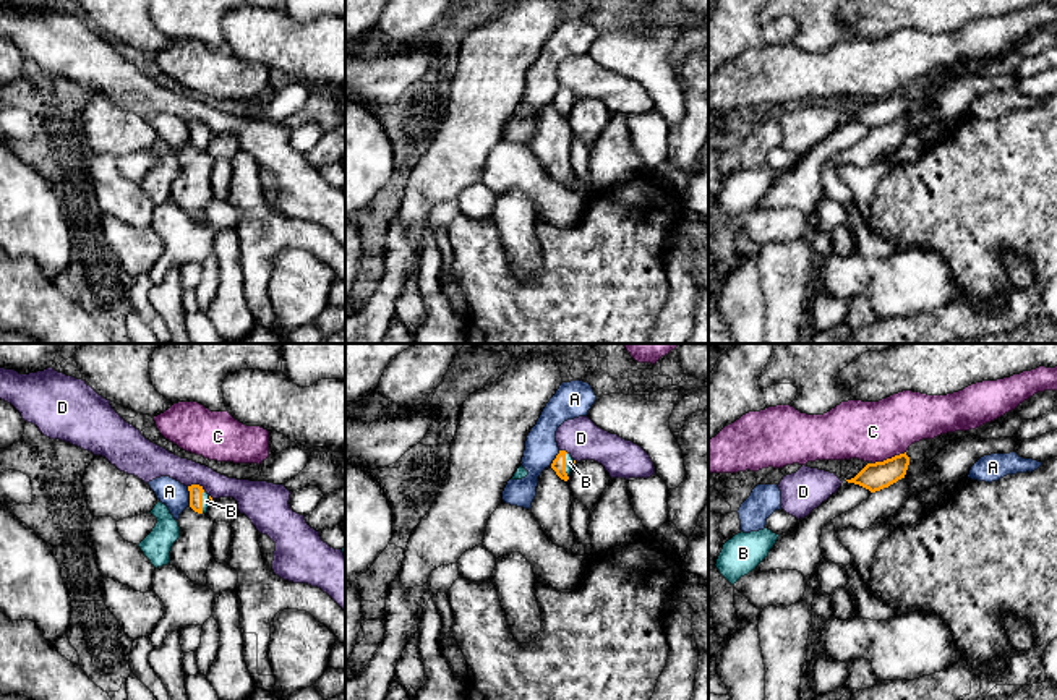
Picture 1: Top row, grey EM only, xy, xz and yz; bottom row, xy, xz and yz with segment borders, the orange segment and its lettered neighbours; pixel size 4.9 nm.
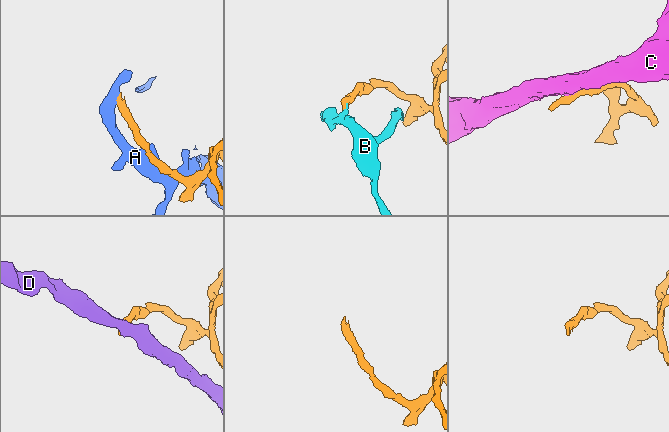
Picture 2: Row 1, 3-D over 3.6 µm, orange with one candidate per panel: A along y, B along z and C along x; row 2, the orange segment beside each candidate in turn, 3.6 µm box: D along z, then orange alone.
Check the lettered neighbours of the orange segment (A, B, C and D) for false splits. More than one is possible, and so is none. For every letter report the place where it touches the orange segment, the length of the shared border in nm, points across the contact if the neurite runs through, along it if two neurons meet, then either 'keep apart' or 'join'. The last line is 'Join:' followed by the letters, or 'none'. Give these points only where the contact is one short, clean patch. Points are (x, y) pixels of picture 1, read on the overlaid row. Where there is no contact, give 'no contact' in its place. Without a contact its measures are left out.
A: meets orange in xy at (190, 496); contact 110 nm long; keep apart
B: meets orange in xz at (564, 465); contact 130 nm long; runs through xz (558, 465), (564, 465), (569, 462); join
C: meets orange in yz at (889, 459); contact 180 nm long; border along yz (905, 451), (872, 464); keep apart
D: meets orange in xy at (196, 485); contact 90 nm long; border along xy (188, 485), (198, 485), (205, 490); keep apart
Join: B

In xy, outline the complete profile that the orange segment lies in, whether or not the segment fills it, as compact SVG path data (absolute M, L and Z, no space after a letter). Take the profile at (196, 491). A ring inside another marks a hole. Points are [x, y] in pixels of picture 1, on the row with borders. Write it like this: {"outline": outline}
{"outline": "M199 484L188 486L190 507L198 514L206 514L212 497Z"}

